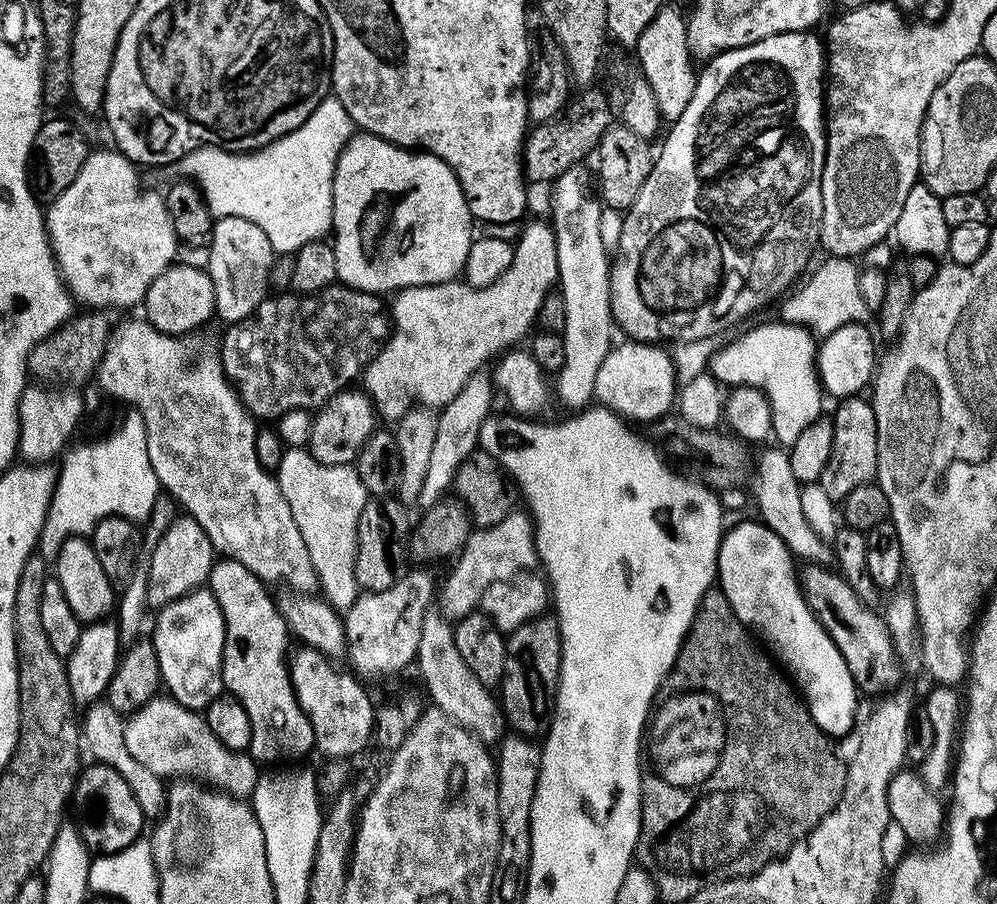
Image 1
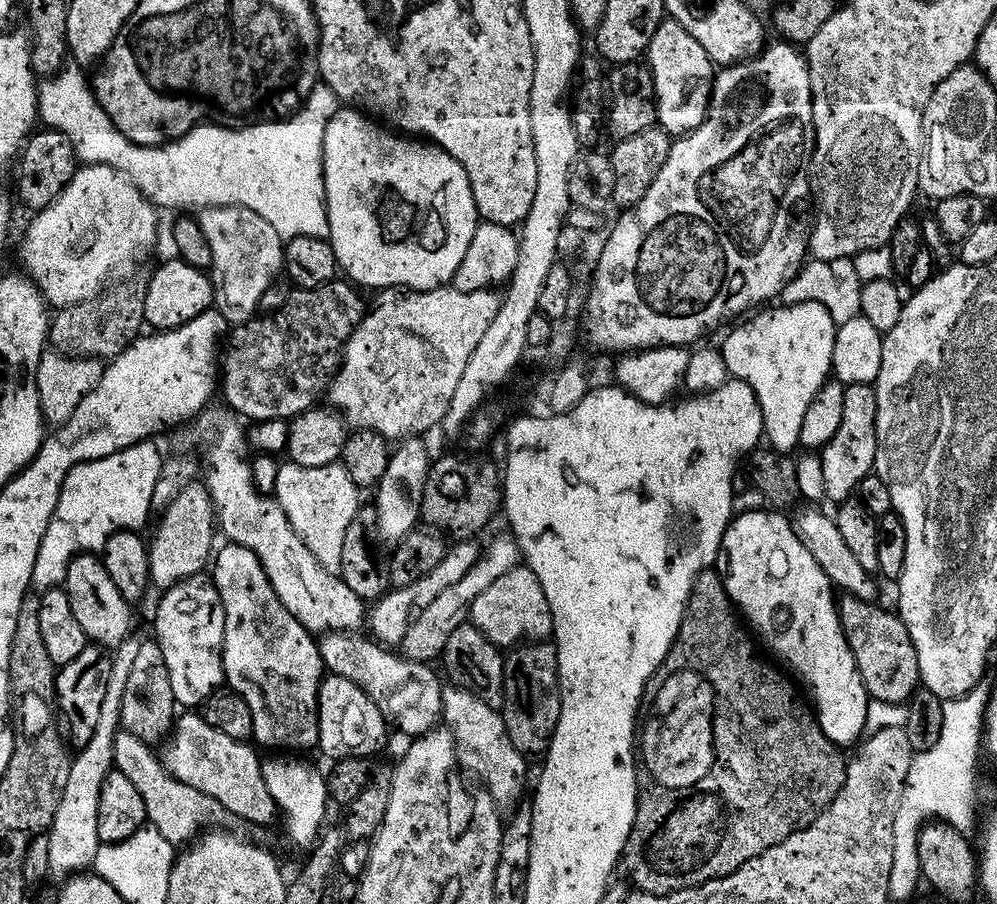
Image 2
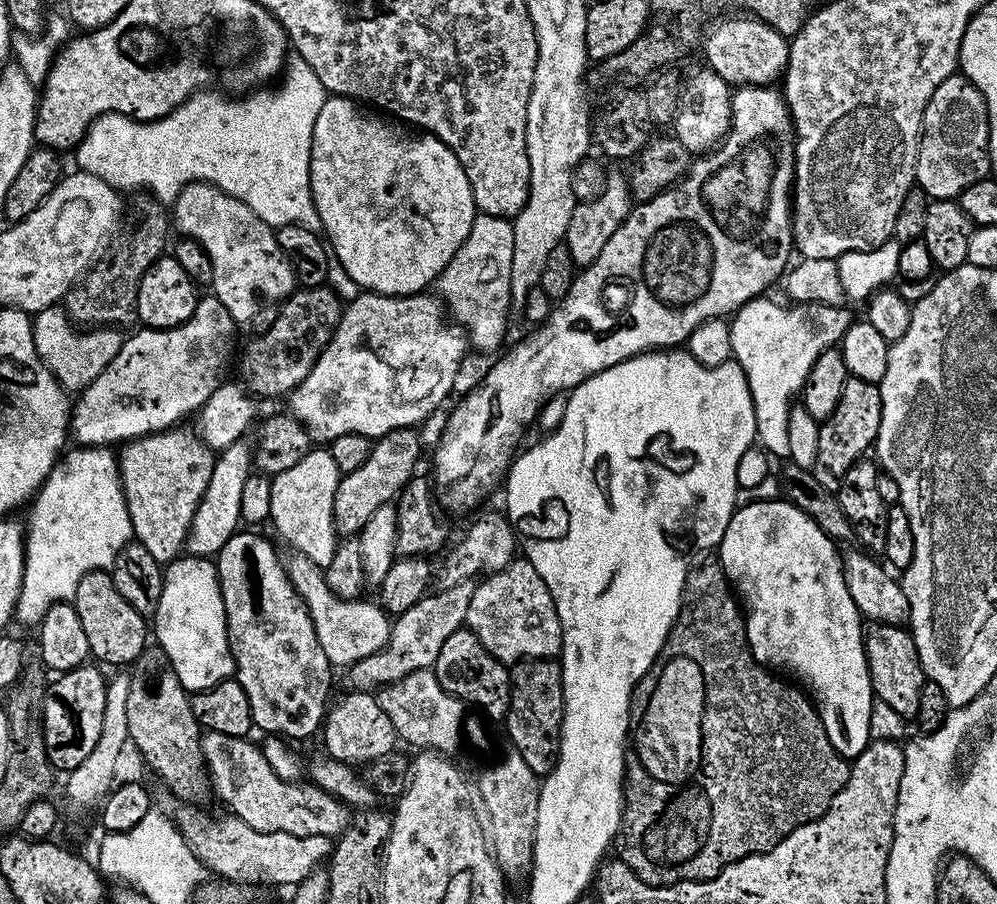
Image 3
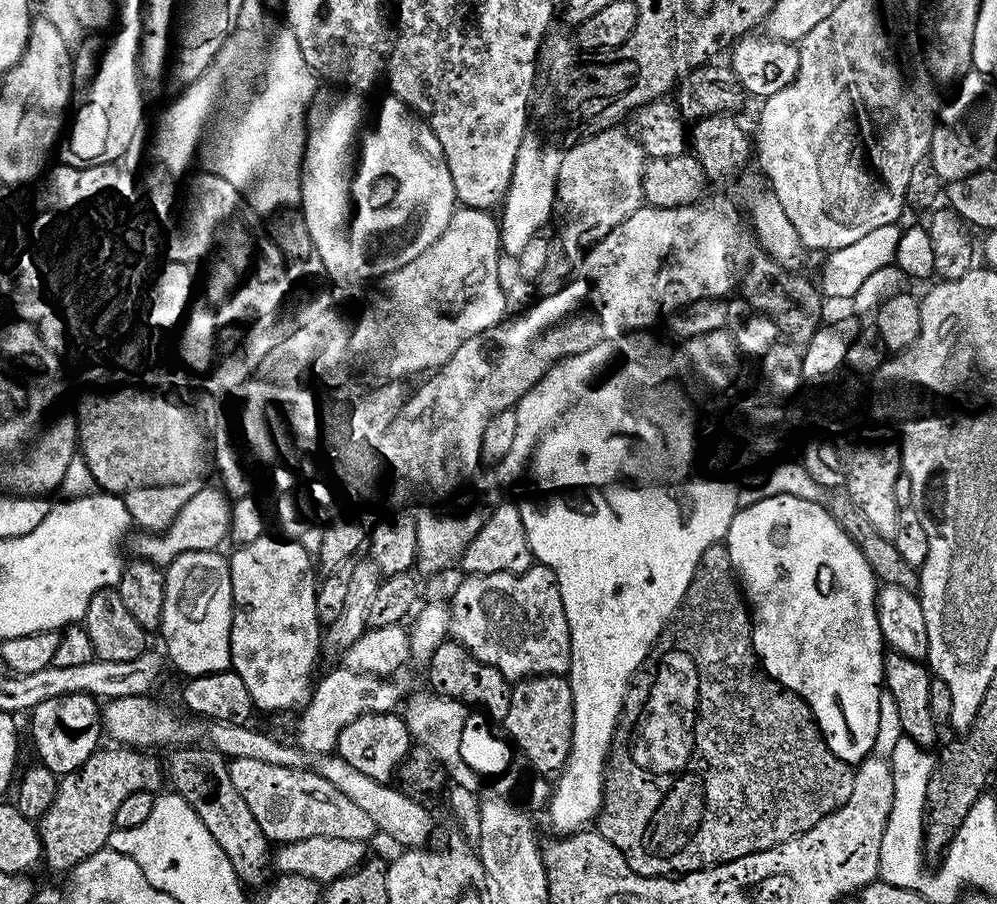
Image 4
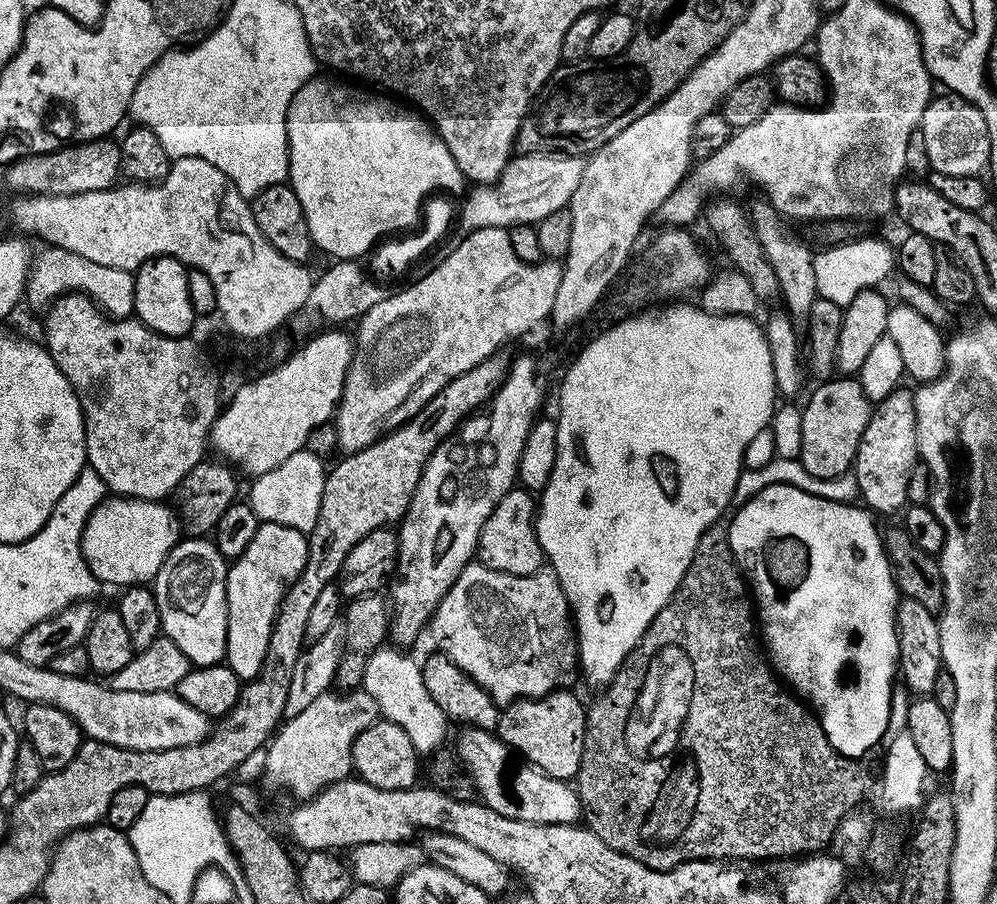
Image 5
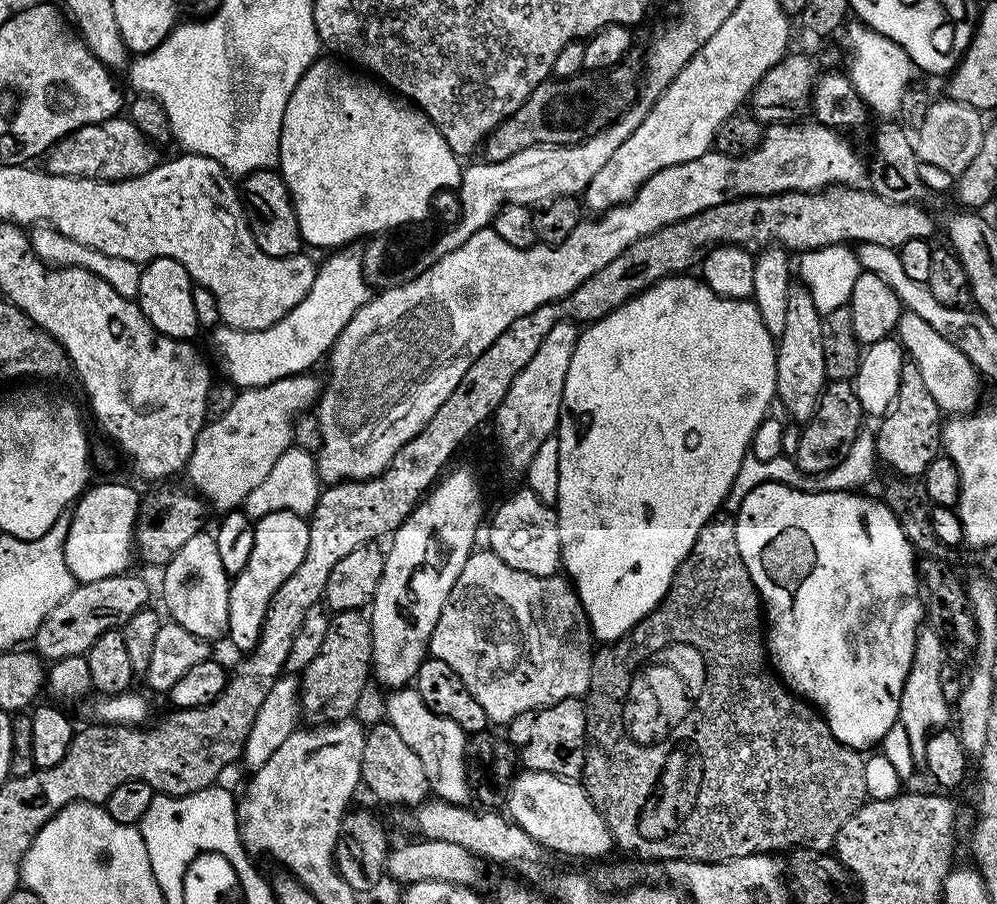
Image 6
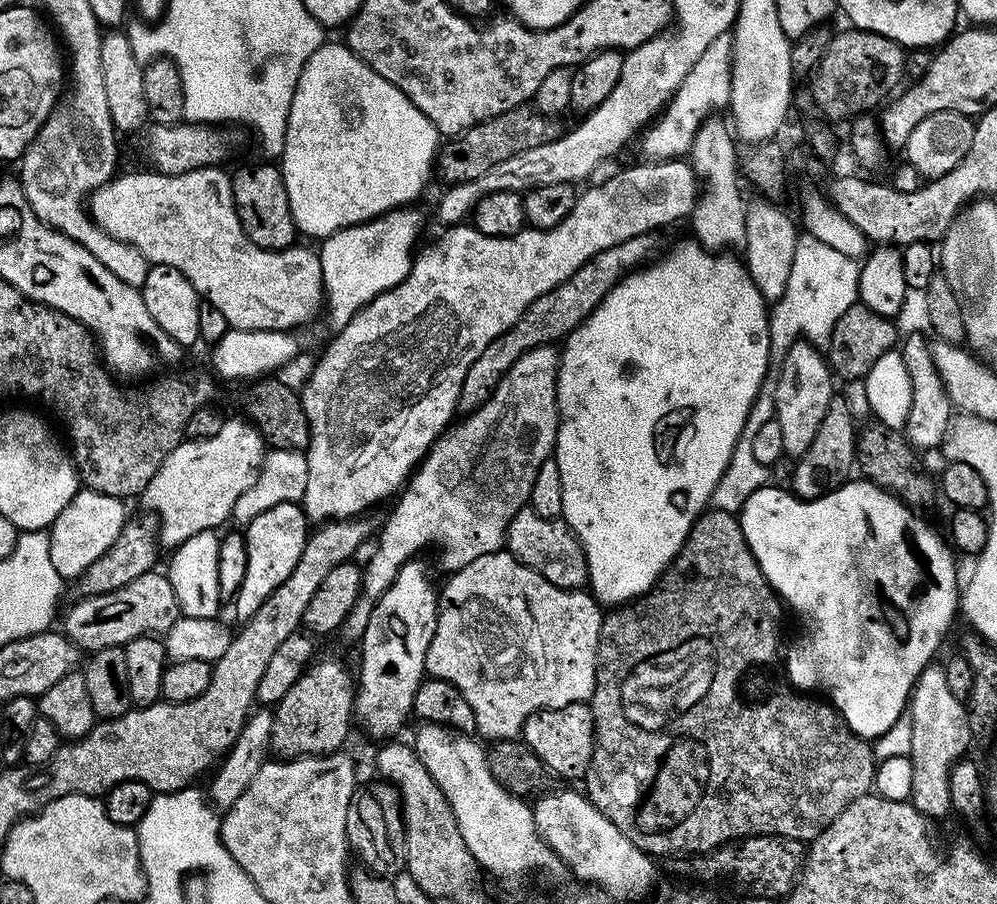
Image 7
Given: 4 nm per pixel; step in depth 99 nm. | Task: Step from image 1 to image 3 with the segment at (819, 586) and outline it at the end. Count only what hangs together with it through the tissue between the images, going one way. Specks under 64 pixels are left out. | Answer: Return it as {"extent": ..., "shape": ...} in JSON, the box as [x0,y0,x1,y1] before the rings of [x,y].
{"extent":[864,623,926,717],"shape":[[[869,623],[864,629],[864,653],[875,699],[900,716],[916,717],[918,694],[922,694],[926,677],[911,631],[899,624]]]}

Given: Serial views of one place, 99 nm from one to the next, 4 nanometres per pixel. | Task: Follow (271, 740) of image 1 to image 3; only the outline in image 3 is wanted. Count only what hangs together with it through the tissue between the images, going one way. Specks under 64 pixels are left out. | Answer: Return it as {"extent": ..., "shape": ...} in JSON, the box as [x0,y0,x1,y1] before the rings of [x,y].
{"extent":[214,531,334,741],"shape":[[[259,531],[236,532],[214,557],[226,610],[228,648],[236,663],[234,679],[242,686],[242,690],[246,690],[246,698],[250,698],[252,723],[257,729],[261,728],[264,734],[287,738],[289,741],[304,740],[315,732],[317,735],[326,719],[334,667],[318,644],[311,616],[304,600],[291,584],[285,561],[276,553],[275,546],[256,532]]]}

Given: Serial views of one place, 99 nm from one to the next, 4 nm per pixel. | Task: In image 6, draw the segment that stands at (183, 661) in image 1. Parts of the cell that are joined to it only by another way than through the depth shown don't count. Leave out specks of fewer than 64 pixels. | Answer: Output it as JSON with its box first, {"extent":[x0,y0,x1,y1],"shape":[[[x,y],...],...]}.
{"extent":[163,530,230,642],"shape":[[[202,530],[174,558],[163,565],[164,604],[168,607],[171,623],[190,630],[190,634],[215,642],[228,631],[228,590],[230,578],[222,570],[222,558],[218,558],[215,535]]]}

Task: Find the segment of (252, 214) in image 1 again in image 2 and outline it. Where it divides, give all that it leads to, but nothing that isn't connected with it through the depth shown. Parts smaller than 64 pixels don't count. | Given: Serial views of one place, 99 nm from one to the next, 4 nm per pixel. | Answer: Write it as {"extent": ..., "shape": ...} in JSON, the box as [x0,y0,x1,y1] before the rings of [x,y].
{"extent":[36,66,338,241],"shape":[[[65,66],[60,69],[54,76],[50,76],[39,81],[36,89],[36,111],[38,120],[45,129],[61,131],[76,151],[77,161],[84,164],[105,164],[110,166],[115,172],[121,172],[128,181],[130,181],[140,193],[146,197],[152,205],[157,209],[163,208],[180,208],[176,210],[201,210],[208,207],[245,207],[248,210],[254,210],[261,218],[266,218],[271,226],[285,241],[295,236],[323,236],[328,234],[328,211],[324,205],[324,171],[322,170],[322,134],[326,134],[326,122],[330,122],[330,118],[336,112],[338,101],[334,90],[330,90],[330,86],[326,86],[323,82],[318,82],[310,90],[310,94],[304,99],[304,104],[296,112],[287,118],[268,118],[263,122],[248,122],[243,126],[225,126],[219,122],[205,122],[196,124],[186,134],[182,134],[177,140],[170,140],[162,144],[136,144],[133,140],[127,140],[118,129],[114,126],[114,122],[106,114],[106,110],[102,110],[100,103],[96,101],[95,91],[90,87],[89,81],[84,80],[84,76],[80,72],[81,69],[76,66]]]}

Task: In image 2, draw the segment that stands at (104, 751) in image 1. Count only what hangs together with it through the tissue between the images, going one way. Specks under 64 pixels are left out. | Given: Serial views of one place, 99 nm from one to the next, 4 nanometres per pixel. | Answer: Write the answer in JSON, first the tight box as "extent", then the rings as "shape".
{"extent":[113,731,233,846],"shape":[[[117,731],[113,740],[115,771],[126,774],[126,778],[134,782],[134,790],[142,794],[142,806],[146,806],[147,823],[156,828],[162,838],[166,838],[173,846],[184,846],[195,841],[205,830],[233,823],[232,813],[227,812],[214,798],[210,798],[210,794],[202,794],[202,790],[194,790],[194,786],[186,786],[186,782],[174,778],[164,769],[161,757],[152,752],[155,751],[134,734]]]}

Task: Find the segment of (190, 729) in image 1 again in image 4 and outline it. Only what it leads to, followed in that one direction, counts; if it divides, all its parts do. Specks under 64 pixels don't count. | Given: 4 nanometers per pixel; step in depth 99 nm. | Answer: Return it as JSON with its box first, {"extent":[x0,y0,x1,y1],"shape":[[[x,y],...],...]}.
{"extent":[227,758,378,844],"shape":[[[258,758],[228,760],[227,765],[230,782],[234,782],[234,790],[238,790],[238,794],[242,794],[246,806],[250,806],[250,814],[254,814],[258,826],[262,826],[269,841],[293,844],[302,838],[350,838],[368,842],[371,841],[372,835],[377,835],[378,831],[373,819],[357,803],[346,798],[342,791],[335,789],[330,782],[313,770],[302,772],[298,766],[258,762]]]}

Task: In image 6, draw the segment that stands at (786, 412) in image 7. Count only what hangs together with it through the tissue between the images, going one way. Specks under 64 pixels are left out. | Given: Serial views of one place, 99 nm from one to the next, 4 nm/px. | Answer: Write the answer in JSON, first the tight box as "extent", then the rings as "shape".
{"extent":[776,283,829,422],"shape":[[[793,283],[790,298],[786,305],[786,327],[778,337],[776,346],[776,400],[794,419],[807,422],[820,405],[820,396],[824,385],[829,383],[826,374],[826,358],[822,350],[822,314],[814,306],[814,298],[810,298],[810,290],[803,283]]]}

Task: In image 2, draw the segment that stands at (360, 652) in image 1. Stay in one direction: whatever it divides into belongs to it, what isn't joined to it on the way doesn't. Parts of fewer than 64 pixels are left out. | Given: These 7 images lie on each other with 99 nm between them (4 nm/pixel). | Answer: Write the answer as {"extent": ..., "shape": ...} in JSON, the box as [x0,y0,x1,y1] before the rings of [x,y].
{"extent":[366,538,482,645],"shape":[[[472,538],[457,539],[449,547],[442,562],[438,562],[438,566],[434,566],[434,570],[430,570],[430,574],[422,574],[422,578],[418,578],[418,582],[410,582],[404,588],[393,587],[385,592],[371,605],[366,616],[367,627],[372,627],[371,635],[381,645],[399,645],[406,630],[414,622],[414,618],[418,618],[418,614],[422,614],[422,610],[426,610],[426,606],[430,606],[430,602],[434,602],[434,598],[438,598],[438,594],[442,594],[442,590],[446,590],[446,586],[454,586],[454,582],[458,582],[458,578],[462,578],[462,574],[466,574],[466,570],[470,570],[470,566],[480,557],[482,548],[479,543],[477,545],[476,543],[477,541]]]}

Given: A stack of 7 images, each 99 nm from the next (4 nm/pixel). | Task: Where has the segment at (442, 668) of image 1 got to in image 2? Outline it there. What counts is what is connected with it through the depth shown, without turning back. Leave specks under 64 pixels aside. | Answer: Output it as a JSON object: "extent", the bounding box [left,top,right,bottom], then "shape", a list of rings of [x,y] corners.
{"extent":[440,686,529,809],"shape":[[[455,686],[441,691],[440,711],[443,723],[450,729],[452,740],[456,743],[456,759],[465,769],[473,768],[478,775],[484,776],[483,787],[487,788],[497,809],[511,809],[524,792],[524,775],[528,772],[529,761],[520,753],[518,746],[510,742],[503,715],[482,702],[482,698]]]}

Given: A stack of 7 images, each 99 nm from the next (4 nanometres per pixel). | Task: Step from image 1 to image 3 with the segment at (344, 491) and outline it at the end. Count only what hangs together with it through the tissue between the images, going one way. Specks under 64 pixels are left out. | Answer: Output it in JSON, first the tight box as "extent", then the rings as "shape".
{"extent":[270,446,341,569],"shape":[[[316,446],[309,450],[302,462],[272,477],[270,524],[276,527],[277,532],[291,545],[291,549],[302,553],[321,569],[330,566],[338,543],[332,515],[334,496],[341,475],[338,466],[334,466],[334,458],[328,453],[327,447]]]}

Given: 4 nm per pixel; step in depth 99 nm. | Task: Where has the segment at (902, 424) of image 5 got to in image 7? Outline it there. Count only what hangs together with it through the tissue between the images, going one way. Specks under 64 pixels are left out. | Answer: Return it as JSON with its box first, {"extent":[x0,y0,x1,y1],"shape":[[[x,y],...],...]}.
{"extent":[898,332,954,450],"shape":[[[912,332],[905,340],[903,337],[898,348],[902,362],[906,362],[906,374],[910,374],[910,414],[906,418],[902,431],[913,449],[934,448],[936,450],[941,447],[944,437],[948,434],[949,425],[954,419],[954,409],[942,386],[938,366],[934,366],[932,344],[929,337],[925,336],[920,332]]]}

